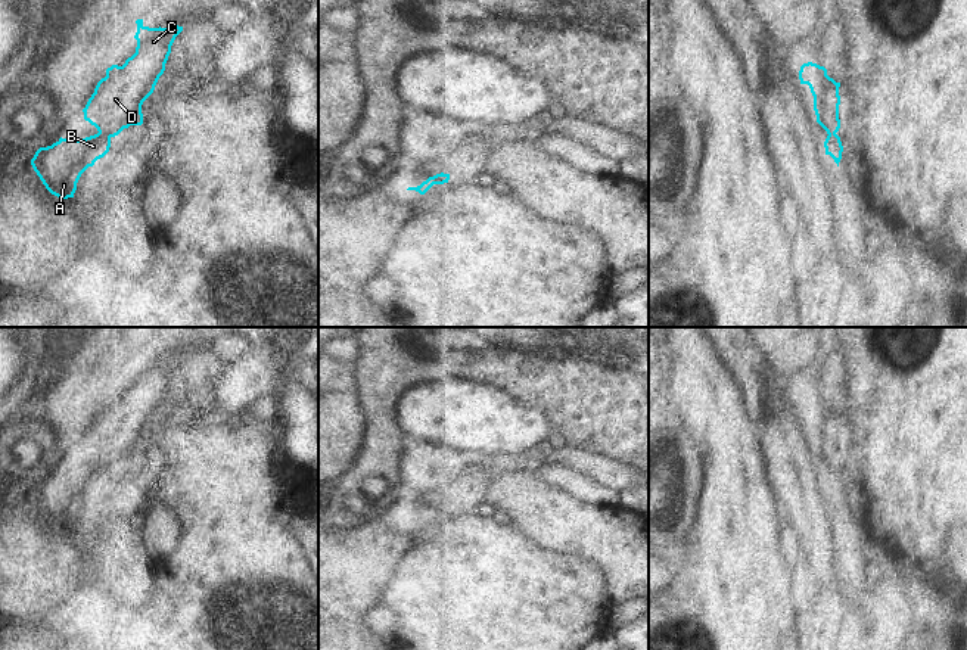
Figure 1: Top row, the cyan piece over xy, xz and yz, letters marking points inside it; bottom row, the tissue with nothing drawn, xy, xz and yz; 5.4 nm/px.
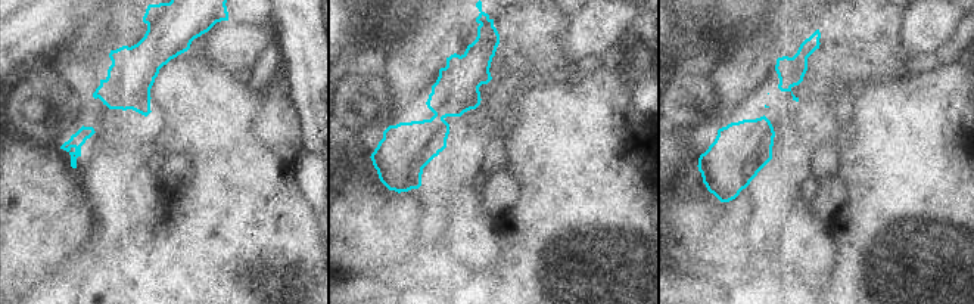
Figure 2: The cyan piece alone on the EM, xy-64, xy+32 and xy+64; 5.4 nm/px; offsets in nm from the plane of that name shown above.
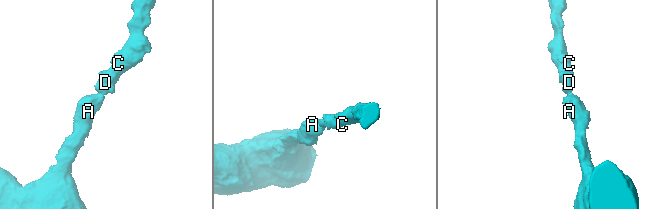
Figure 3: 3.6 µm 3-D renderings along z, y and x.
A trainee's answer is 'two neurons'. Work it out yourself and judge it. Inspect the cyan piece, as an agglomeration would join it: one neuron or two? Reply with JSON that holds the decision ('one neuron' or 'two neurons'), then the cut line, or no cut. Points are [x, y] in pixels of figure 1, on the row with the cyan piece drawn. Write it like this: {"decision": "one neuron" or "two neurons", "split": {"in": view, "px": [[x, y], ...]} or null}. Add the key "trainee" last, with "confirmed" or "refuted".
{"decision": "one neuron", "split": null, "trainee": "refuted"}

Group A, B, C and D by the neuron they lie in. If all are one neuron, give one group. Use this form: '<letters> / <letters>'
A B C D

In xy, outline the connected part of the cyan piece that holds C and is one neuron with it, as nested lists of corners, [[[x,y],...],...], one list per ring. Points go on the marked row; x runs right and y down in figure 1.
[[[137,19],[136,53],[122,66],[106,69],[84,112],[84,119],[97,128],[97,134],[75,140],[59,139],[47,147],[40,147],[31,165],[46,189],[60,198],[74,198],[81,174],[103,158],[111,147],[111,139],[130,125],[142,125],[143,102],[153,93],[175,37],[183,27],[149,28]]]

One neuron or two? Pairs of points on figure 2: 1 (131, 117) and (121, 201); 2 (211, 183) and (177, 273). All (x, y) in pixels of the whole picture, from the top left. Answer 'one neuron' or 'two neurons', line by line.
1: one neuron
2: one neuron

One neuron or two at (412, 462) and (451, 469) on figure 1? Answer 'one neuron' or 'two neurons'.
one neuron

